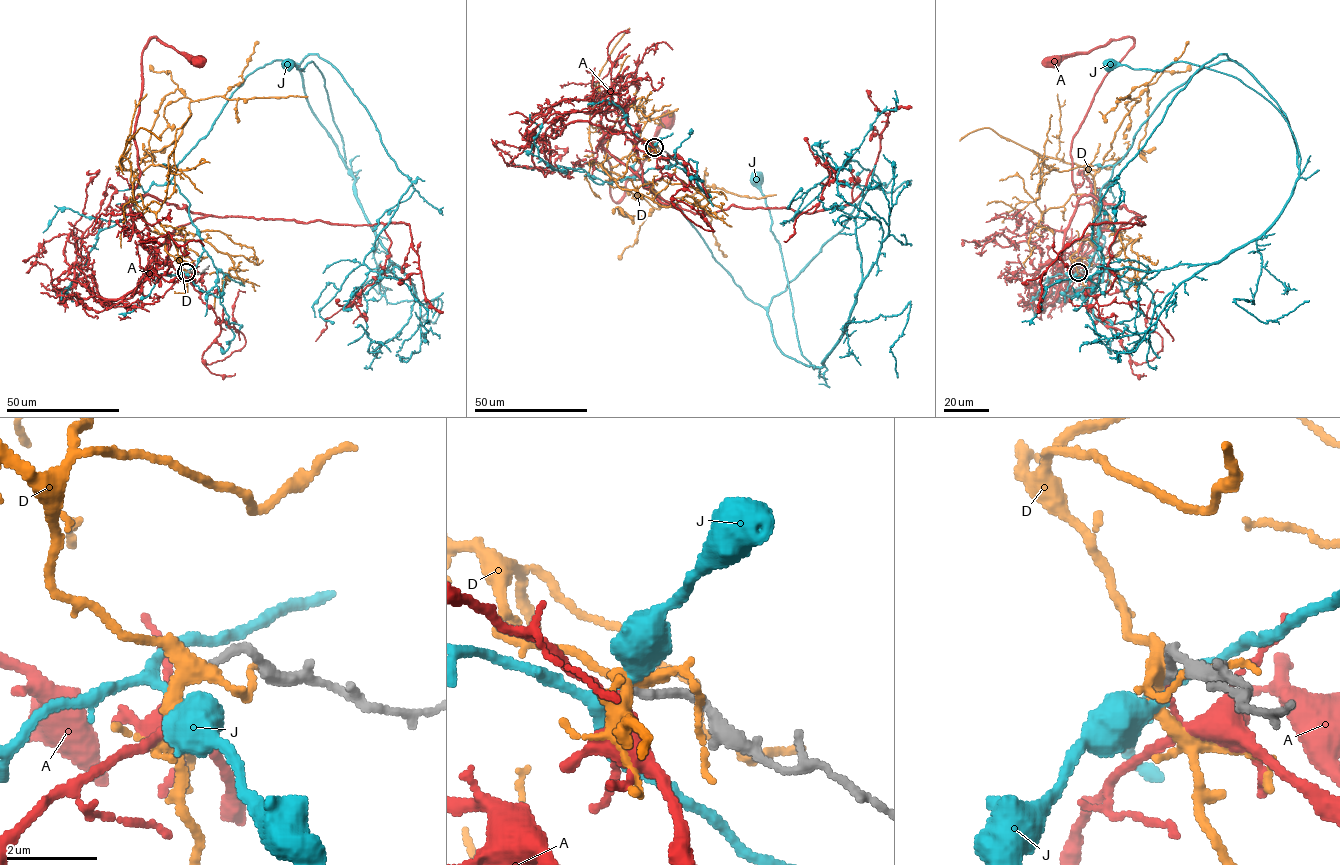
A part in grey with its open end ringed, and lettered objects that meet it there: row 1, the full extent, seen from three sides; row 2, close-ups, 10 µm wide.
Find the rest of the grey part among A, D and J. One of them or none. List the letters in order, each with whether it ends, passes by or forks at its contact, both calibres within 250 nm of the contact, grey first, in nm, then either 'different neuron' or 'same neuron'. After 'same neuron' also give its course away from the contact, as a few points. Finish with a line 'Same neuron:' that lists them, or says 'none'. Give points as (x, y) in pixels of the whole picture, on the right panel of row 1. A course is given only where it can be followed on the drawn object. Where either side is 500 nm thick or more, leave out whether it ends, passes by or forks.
A: it ends | 200/100 nm | different neuron
D: it forks | 220/320 nm | different neuron
J: it forks | 190/240 nm | different neuron
Same neuron: none

